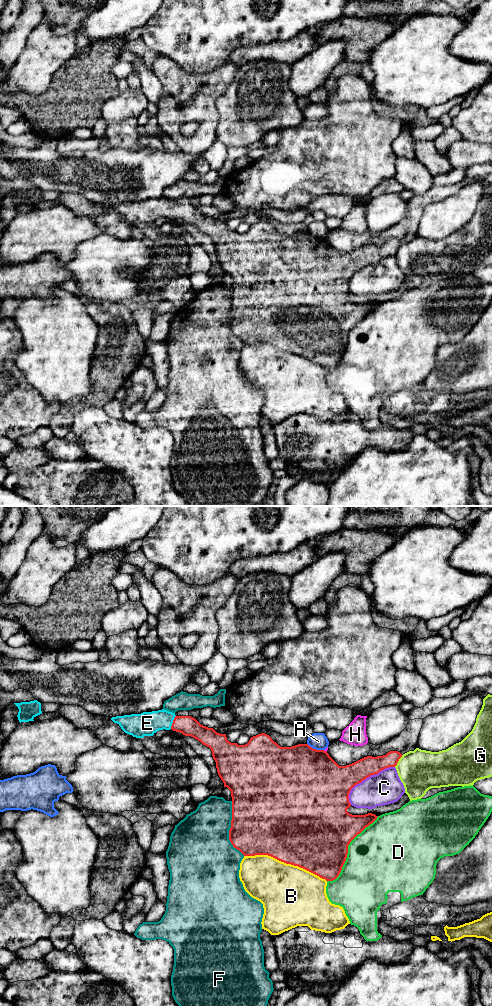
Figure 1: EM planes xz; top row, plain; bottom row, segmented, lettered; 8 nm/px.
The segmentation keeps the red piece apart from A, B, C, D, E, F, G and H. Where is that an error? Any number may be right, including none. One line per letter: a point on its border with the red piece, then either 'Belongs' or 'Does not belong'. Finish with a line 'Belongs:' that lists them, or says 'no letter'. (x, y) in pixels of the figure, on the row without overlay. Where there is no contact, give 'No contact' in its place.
A: Touches red at xz (315, 237). Does not belong
B: Touches red at xz (285, 350). Does not belong
C: Touches red at xz (365, 266). Does not belong
D: Touches red at xz (347, 338). Does not belong
E: Touches red at xz (173, 210). Belongs
F: Touches red at xz (230, 317). Does not belong
G: Touches red at xz (398, 248). Does not belong
H: Touches red at xz (325, 239). Does not belong
Belongs: E

